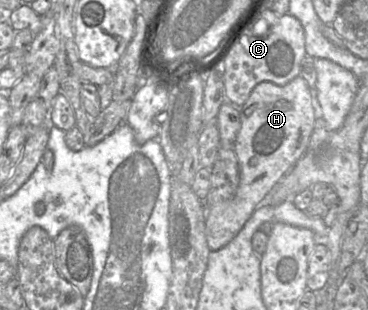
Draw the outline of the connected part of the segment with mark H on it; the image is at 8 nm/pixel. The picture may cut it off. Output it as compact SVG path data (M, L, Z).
M298 75L283 86L278 86L272 82L259 83L242 106L240 120L241 128L234 146L240 171L239 186L230 199L215 205L207 205L206 239L211 251L220 250L238 235L266 195L307 152L316 119L310 90L305 80Z

